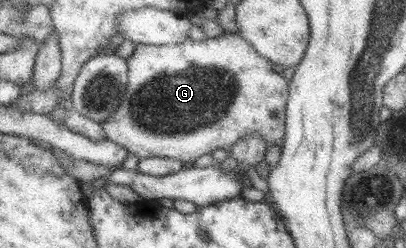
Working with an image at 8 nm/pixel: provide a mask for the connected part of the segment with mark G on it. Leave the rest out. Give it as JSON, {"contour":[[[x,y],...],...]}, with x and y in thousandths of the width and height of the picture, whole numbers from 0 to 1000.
{"contour":[[[552,133],[547,145],[532,153],[466,157],[438,177],[404,185],[333,177],[328,218],[313,242],[315,262],[320,262],[320,298],[310,391],[303,399],[291,448],[286,448],[286,464],[256,492],[254,508],[271,569],[305,589],[305,597],[342,641],[369,633],[419,637],[424,645],[441,645],[456,665],[468,665],[488,629],[498,629],[498,621],[517,621],[522,609],[537,601],[564,609],[586,565],[606,544],[635,544],[640,560],[650,565],[655,593],[670,585],[692,593],[695,560],[700,560],[702,427],[707,411],[704,323],[700,323],[692,298],[675,290],[670,282],[672,258],[658,234],[640,226],[591,141]]]}

